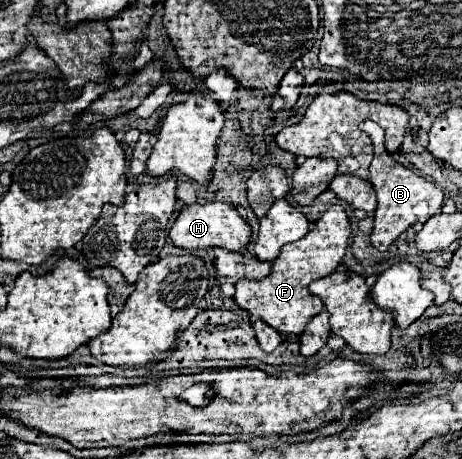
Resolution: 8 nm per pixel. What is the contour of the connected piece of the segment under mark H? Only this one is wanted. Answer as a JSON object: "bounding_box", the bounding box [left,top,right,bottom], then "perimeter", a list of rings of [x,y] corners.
{"bounding_box":[170,203,252,253],"perimeter":[[[194,203],[190,207],[184,207],[174,221],[170,229],[170,239],[176,247],[182,249],[210,249],[210,247],[222,247],[232,253],[240,253],[250,243],[252,231],[250,225],[238,215],[238,211],[230,203]]]}

